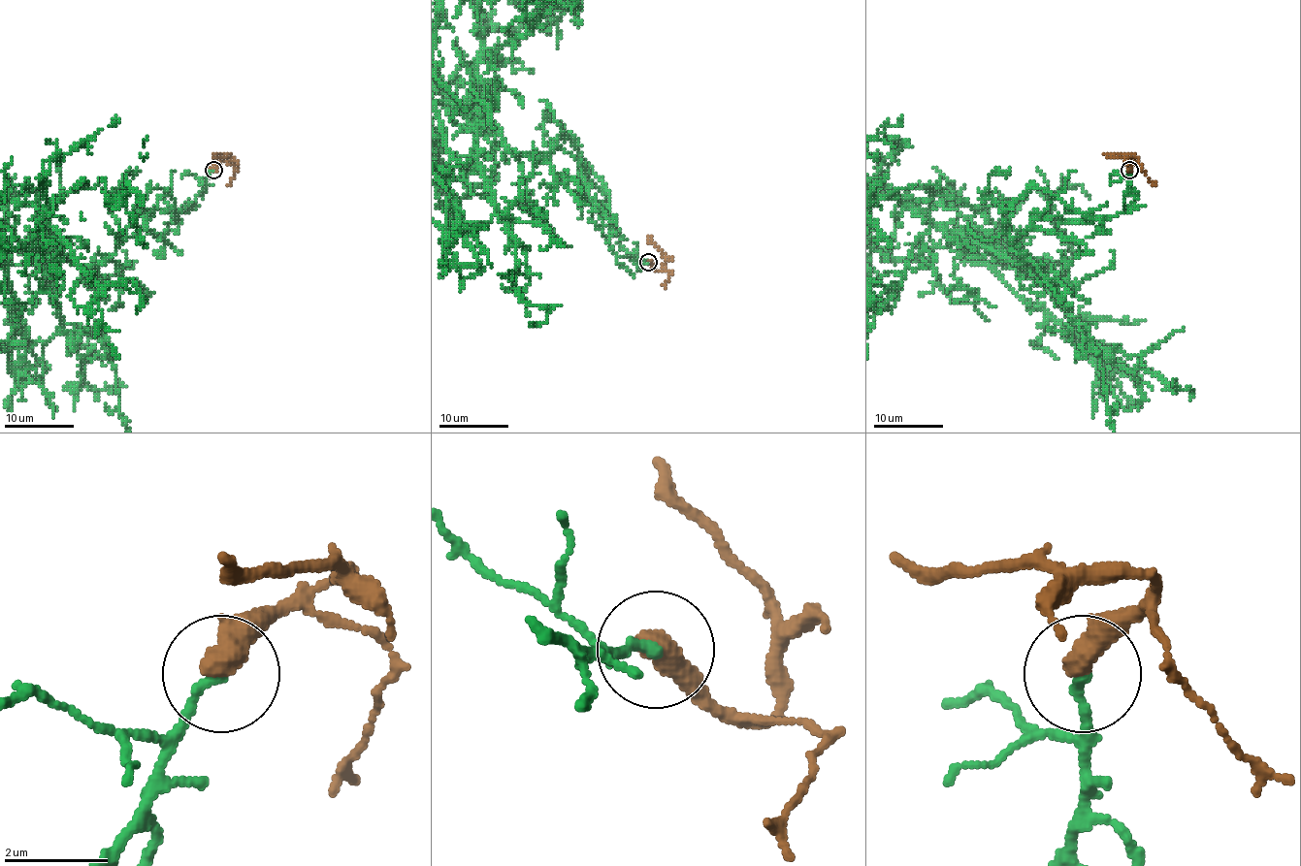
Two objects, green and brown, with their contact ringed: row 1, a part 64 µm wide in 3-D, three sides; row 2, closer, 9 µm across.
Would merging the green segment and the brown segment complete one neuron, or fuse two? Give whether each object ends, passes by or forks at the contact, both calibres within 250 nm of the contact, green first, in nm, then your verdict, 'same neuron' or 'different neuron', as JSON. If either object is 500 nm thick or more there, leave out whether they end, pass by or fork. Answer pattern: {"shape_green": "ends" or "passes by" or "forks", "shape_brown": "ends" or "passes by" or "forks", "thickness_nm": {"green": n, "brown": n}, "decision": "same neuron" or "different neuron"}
{"thickness_nm": {"green": 200, "brown": 550}, "decision": "same neuron"}

